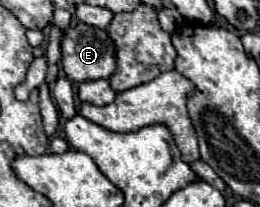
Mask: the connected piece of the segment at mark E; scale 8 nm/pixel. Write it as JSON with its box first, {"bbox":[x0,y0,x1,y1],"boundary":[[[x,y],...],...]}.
{"bbox":[62,26,116,82],"boundary":[[[84,26],[68,28],[62,40],[62,70],[74,82],[110,78],[116,70],[114,44],[104,30]]]}

